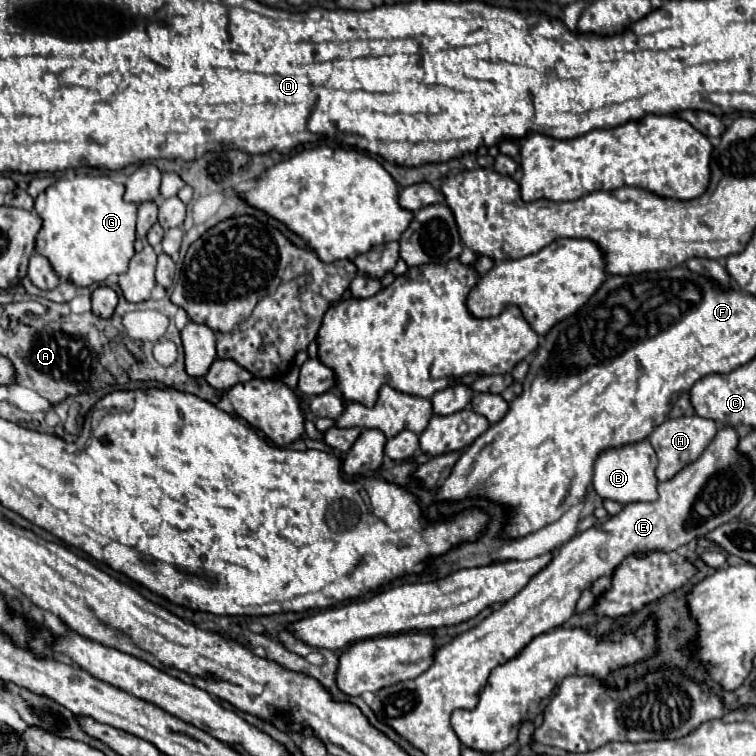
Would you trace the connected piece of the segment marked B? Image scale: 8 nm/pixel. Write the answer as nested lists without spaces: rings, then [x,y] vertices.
[[[647,439],[629,443],[623,447],[613,447],[603,451],[593,469],[593,487],[603,499],[613,499],[623,505],[637,503],[637,501],[655,501],[657,499],[657,455]]]

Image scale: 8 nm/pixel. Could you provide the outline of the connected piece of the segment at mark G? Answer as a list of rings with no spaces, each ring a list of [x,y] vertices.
[[[68,169],[56,174],[55,183],[35,199],[35,209],[43,219],[35,251],[51,261],[59,277],[81,287],[101,283],[113,273],[125,273],[135,253],[137,221],[137,205],[123,201],[125,187],[105,173],[93,174],[86,169]]]

